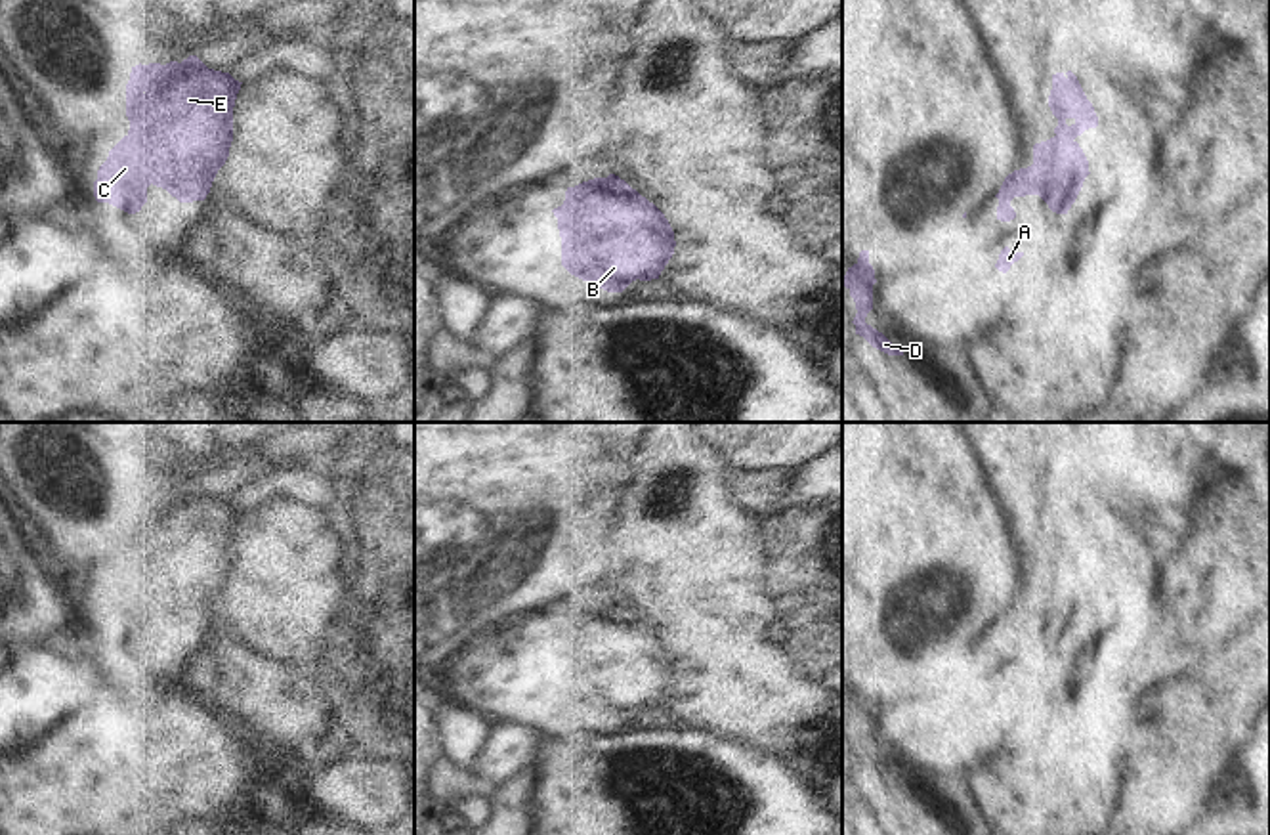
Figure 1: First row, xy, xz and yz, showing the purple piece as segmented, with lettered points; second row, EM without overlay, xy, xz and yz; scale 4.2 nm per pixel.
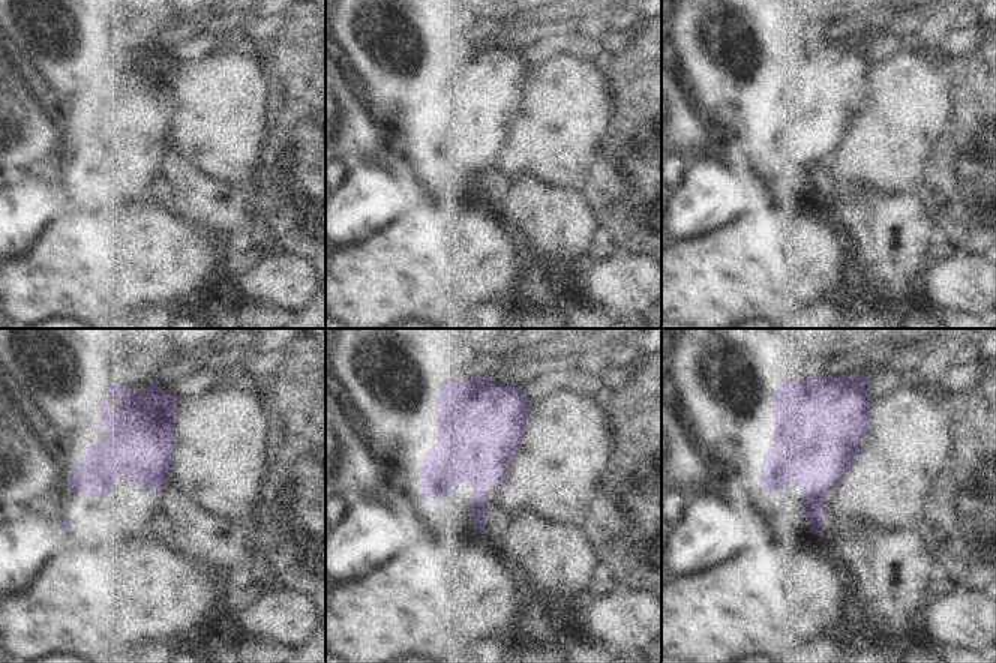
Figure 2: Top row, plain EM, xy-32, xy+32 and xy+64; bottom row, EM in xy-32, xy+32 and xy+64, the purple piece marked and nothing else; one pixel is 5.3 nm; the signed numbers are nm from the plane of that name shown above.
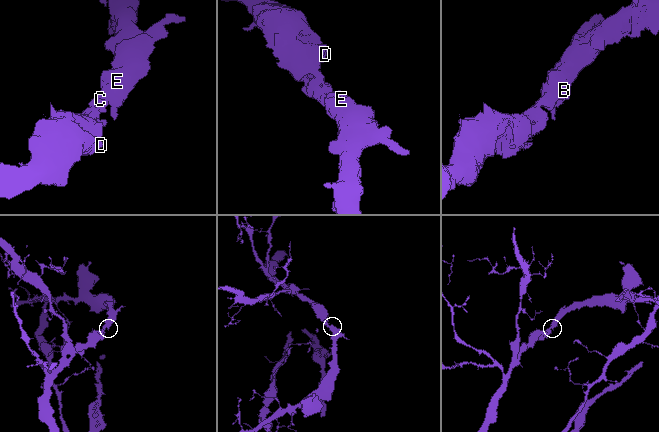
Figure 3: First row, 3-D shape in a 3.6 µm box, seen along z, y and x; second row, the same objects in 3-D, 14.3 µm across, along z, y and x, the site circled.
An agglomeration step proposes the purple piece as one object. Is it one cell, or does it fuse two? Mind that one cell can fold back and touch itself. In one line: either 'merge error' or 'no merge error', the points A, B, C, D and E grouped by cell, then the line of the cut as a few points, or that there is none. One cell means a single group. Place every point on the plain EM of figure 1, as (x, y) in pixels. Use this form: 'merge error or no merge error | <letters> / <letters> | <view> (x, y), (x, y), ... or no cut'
no merge error | A B C D E | no cut

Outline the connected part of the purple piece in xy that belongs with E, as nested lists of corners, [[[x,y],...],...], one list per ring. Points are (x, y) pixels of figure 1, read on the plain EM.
[[[197,483],[181,491],[132,495],[126,512],[128,562],[109,579],[97,598],[94,625],[128,642],[147,631],[147,615],[166,617],[180,631],[204,629],[233,569],[233,535],[241,518],[229,501],[208,497]]]

